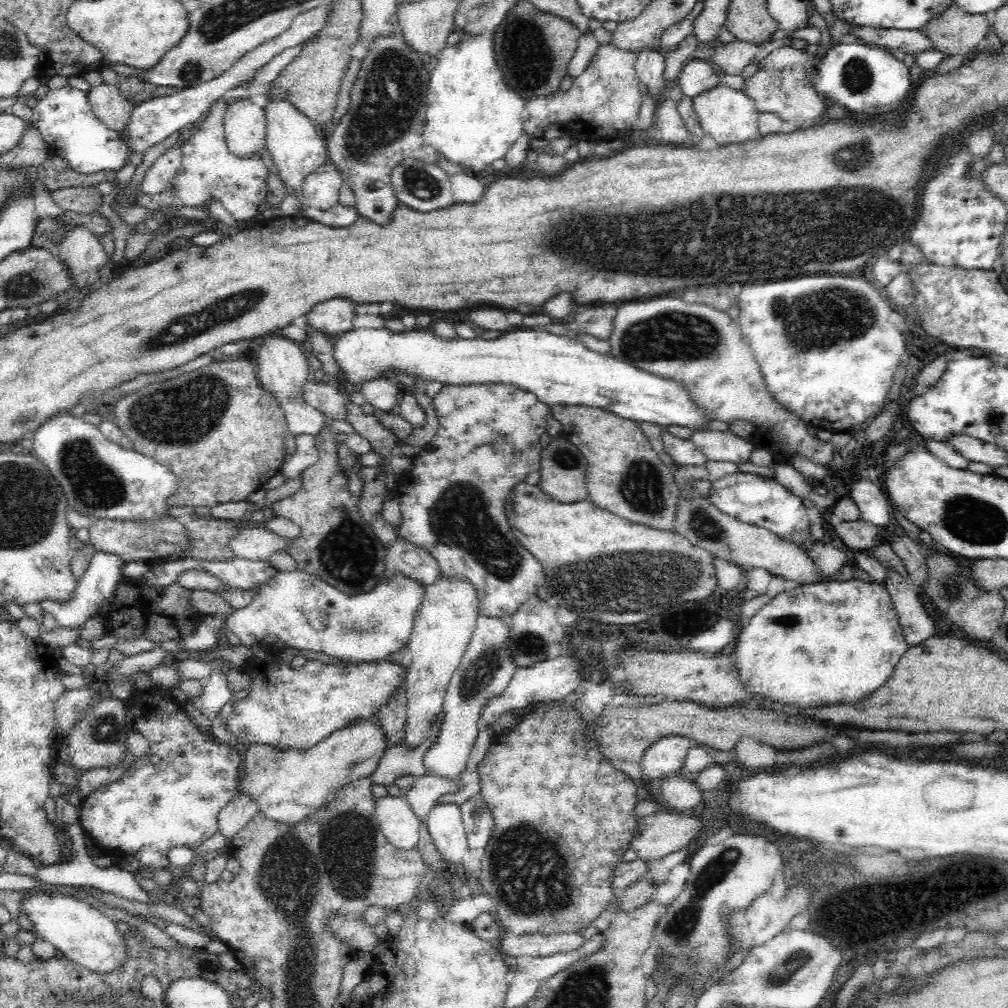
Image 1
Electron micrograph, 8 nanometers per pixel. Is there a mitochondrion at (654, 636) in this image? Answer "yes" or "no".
no

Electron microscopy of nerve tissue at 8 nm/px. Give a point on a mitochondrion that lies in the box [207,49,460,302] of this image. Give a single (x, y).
(418, 182)

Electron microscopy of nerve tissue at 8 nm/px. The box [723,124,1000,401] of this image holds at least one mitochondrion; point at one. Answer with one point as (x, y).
(814, 323)

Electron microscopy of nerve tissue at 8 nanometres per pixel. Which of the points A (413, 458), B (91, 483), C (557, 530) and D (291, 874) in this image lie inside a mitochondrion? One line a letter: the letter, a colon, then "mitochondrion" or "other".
A: other
B: mitochondrion
C: other
D: mitochondrion

